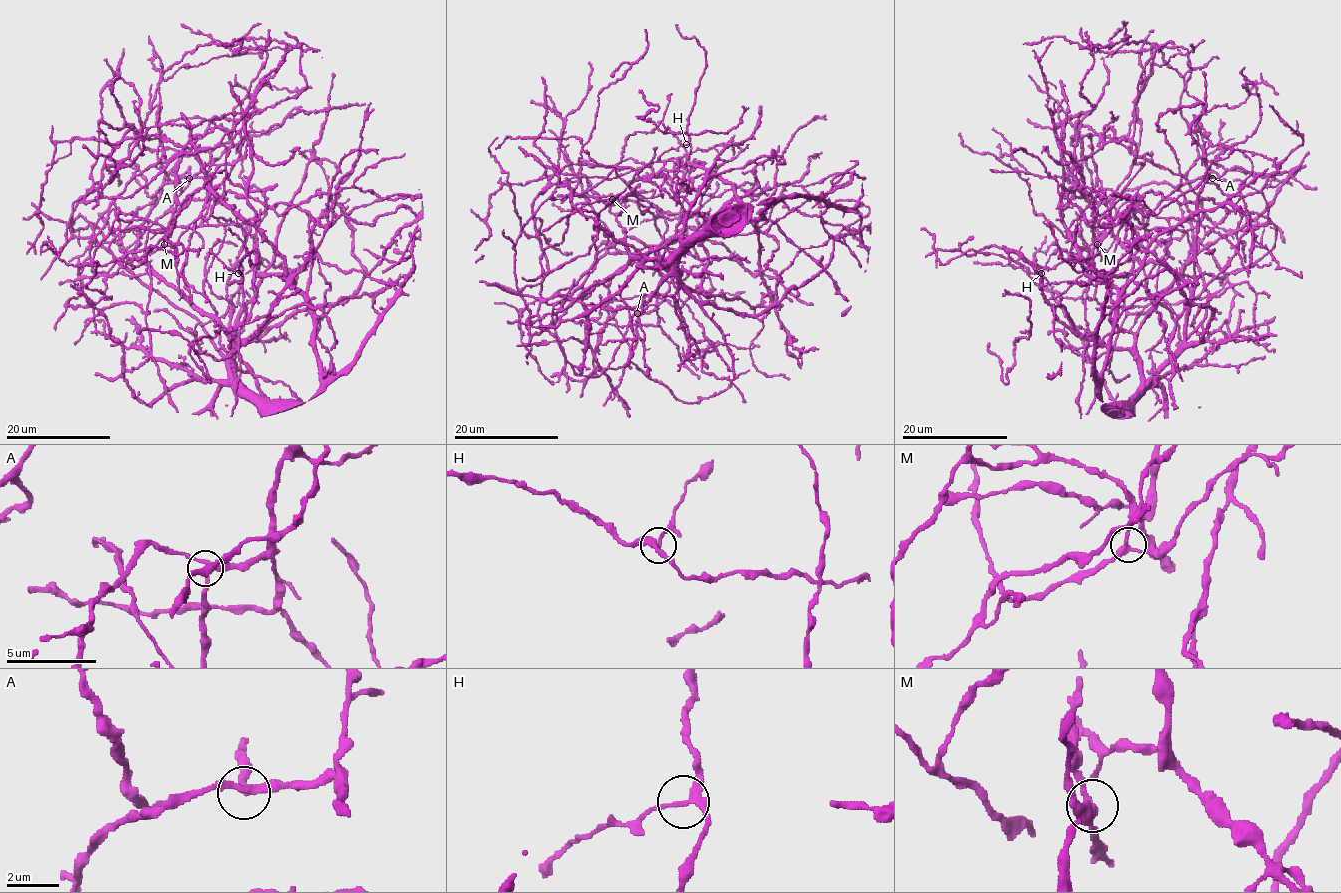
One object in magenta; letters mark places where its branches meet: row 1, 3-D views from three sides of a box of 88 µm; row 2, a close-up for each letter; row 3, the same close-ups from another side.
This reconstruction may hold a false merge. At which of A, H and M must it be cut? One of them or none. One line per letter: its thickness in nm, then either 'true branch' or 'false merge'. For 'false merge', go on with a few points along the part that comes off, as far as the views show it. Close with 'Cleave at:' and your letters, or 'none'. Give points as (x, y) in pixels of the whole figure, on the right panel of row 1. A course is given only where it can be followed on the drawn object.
A: calibre 240 nm; true branch
H: calibre 240 nm; false merge; course (1042, 273), (1057, 248)
M: calibre 240 nm; true branch
Cleave at: H

